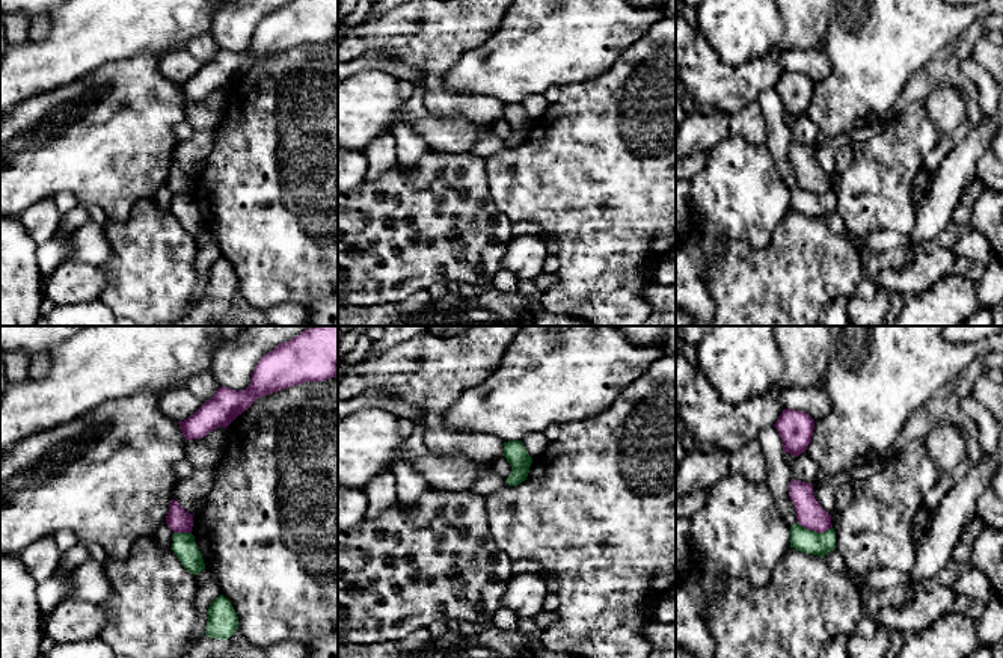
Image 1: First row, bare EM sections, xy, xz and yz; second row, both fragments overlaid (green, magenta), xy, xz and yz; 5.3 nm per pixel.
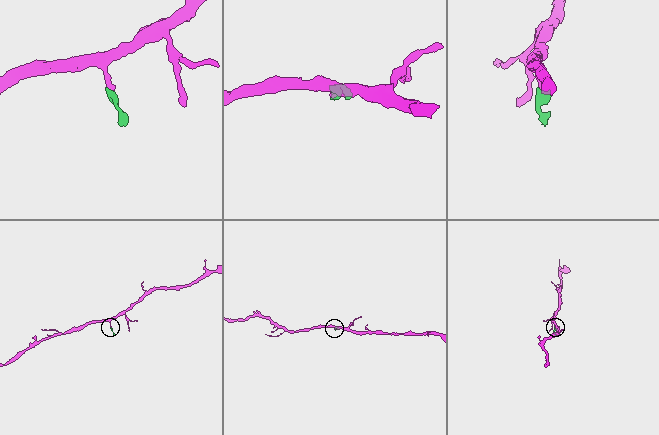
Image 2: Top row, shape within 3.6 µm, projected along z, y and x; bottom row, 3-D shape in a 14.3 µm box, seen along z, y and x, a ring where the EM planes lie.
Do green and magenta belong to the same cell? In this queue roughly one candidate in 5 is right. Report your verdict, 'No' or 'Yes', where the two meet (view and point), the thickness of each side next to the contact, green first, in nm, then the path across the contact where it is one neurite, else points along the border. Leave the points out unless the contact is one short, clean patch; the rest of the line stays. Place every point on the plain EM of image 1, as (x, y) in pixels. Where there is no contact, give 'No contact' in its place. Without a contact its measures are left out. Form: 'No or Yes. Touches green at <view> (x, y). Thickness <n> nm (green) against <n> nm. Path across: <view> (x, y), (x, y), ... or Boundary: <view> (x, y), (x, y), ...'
No. Touches green at yz (815, 193). Thickness 130 nm (green) against 150 nm. Boundary: yz (797, 184), (816, 193), (825, 193), (831, 189)

